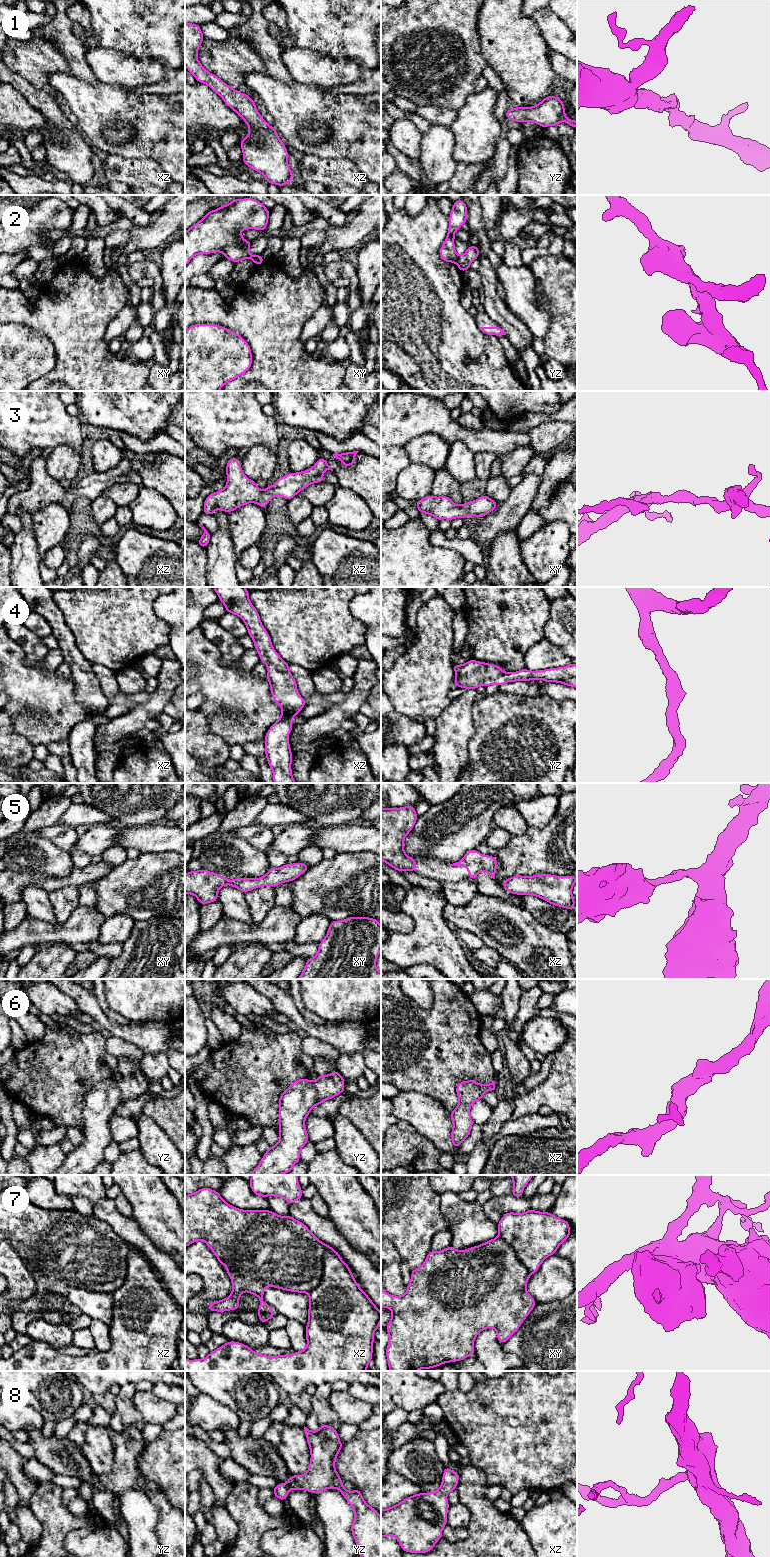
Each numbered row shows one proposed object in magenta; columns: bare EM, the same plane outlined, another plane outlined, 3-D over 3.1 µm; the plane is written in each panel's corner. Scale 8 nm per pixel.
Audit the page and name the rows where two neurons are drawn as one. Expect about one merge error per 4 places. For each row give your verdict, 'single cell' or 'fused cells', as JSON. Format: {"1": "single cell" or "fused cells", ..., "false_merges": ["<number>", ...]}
{"1": "single cell", "2": "fused cells", "3": "single cell", "4": "single cell", "5": "single cell", "6": "single cell", "7": "single cell", "8": "single cell", "false_merges": ["2"]}

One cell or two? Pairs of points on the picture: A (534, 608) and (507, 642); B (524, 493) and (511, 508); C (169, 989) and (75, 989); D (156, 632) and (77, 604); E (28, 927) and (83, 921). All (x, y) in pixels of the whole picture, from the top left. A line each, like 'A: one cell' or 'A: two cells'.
A: one cell
B: one cell
C: two cells
D: one cell
E: one cell

